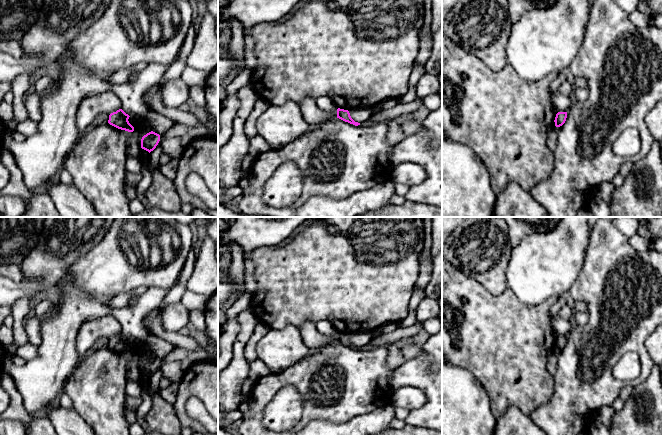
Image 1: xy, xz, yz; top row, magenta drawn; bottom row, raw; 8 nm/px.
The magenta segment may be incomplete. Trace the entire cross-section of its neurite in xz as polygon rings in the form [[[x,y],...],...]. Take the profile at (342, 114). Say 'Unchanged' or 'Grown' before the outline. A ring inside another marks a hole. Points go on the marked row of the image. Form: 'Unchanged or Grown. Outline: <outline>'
Unchanged. Outline: [[[338,108],[338,109],[337,109],[337,118],[339,118],[339,119],[345,121],[345,122],[348,122],[348,123],[350,123],[350,124],[353,124],[353,125],[355,125],[355,126],[360,125],[360,123],[355,122],[355,121],[351,118],[350,113],[349,113],[348,110],[344,110],[344,109]]]

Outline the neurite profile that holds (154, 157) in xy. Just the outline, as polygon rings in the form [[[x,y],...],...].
[[[160,134],[160,141],[159,141],[158,145],[149,154],[149,163],[150,163],[151,167],[155,167],[160,164],[160,155],[162,153],[161,143],[164,141],[164,135],[165,134]]]

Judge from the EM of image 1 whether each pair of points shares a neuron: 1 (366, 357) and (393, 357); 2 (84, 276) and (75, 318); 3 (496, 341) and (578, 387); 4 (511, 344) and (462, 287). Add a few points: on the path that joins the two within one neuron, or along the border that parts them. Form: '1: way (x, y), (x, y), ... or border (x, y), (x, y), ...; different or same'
1: border (386, 347), (387, 365), (394, 369); different
2: border (64, 275), (79, 288), (91, 295), (103, 298); different
3: border (553, 375), (553, 395), (550, 398); different
4: way (497, 330), (470, 301); same

